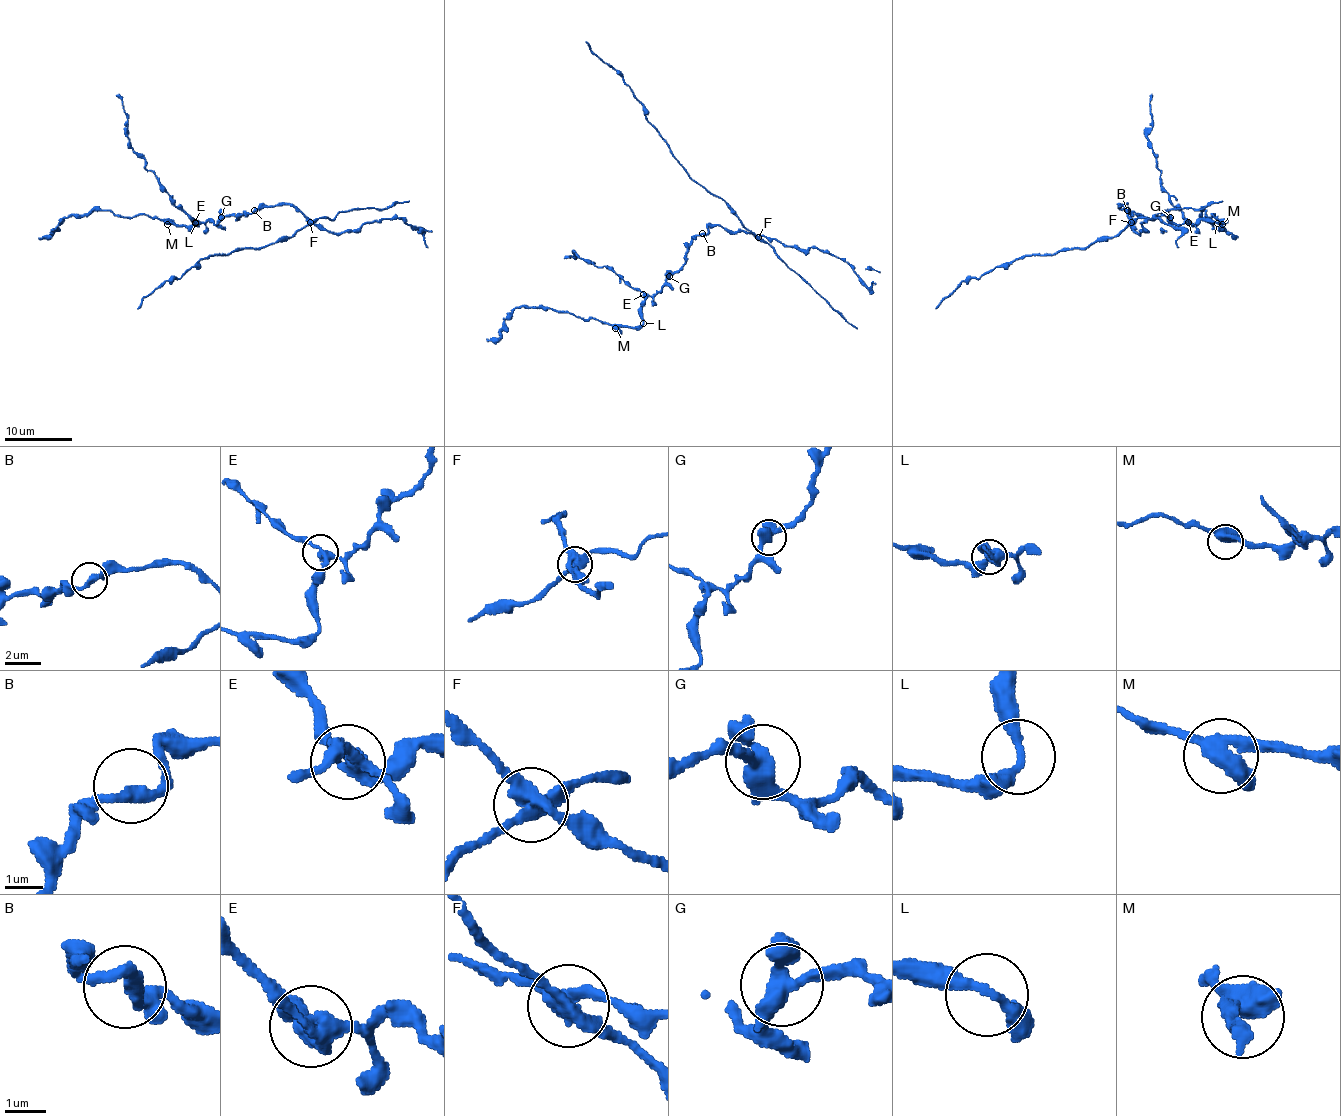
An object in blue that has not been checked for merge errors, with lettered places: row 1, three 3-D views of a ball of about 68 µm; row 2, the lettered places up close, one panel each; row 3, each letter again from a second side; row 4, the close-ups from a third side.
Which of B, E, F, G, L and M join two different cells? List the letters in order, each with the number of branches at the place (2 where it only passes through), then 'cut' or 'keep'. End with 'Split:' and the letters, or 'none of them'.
B: 2 branches meet; keep
E: 3 branches meet; cut
F: 4 branches meet; cut
G: 4 branches meet; keep
L: 2 branches meet; keep
M: 3 branches meet; keep
Split: E, F

